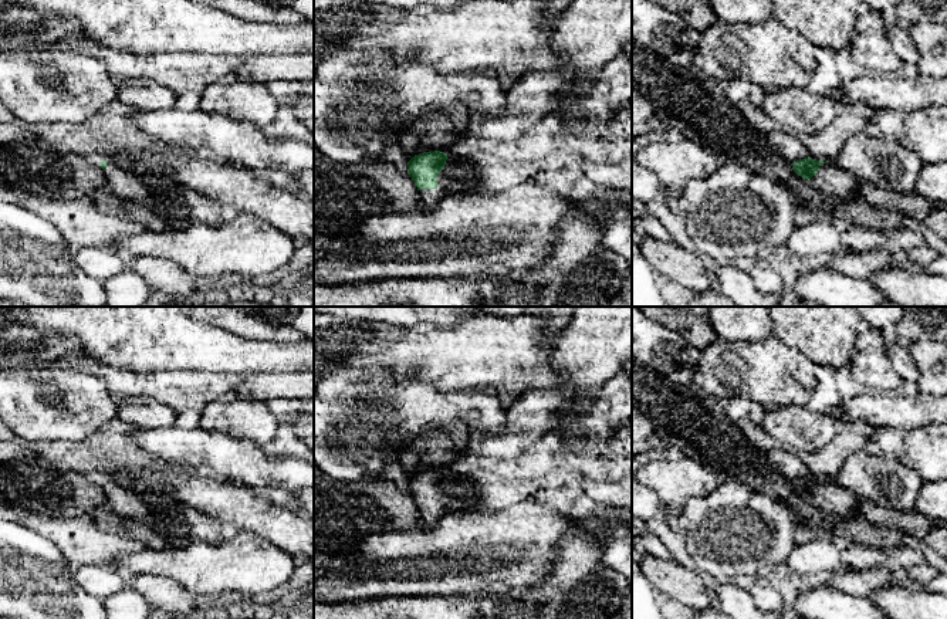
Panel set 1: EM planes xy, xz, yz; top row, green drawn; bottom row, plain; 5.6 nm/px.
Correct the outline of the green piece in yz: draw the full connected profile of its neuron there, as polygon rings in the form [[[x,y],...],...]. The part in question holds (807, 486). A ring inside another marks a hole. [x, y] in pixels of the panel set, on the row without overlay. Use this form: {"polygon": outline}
{"polygon": [[[808,474],[791,481],[791,484],[798,494],[823,511],[836,515],[858,514],[856,495],[841,487],[836,480],[815,478]]]}

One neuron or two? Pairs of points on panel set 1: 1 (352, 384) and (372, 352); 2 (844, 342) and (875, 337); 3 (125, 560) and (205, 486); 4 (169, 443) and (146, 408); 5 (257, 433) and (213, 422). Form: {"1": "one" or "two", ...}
{"1": "two", "2": "two", "3": "two", "4": "two", "5": "one"}

